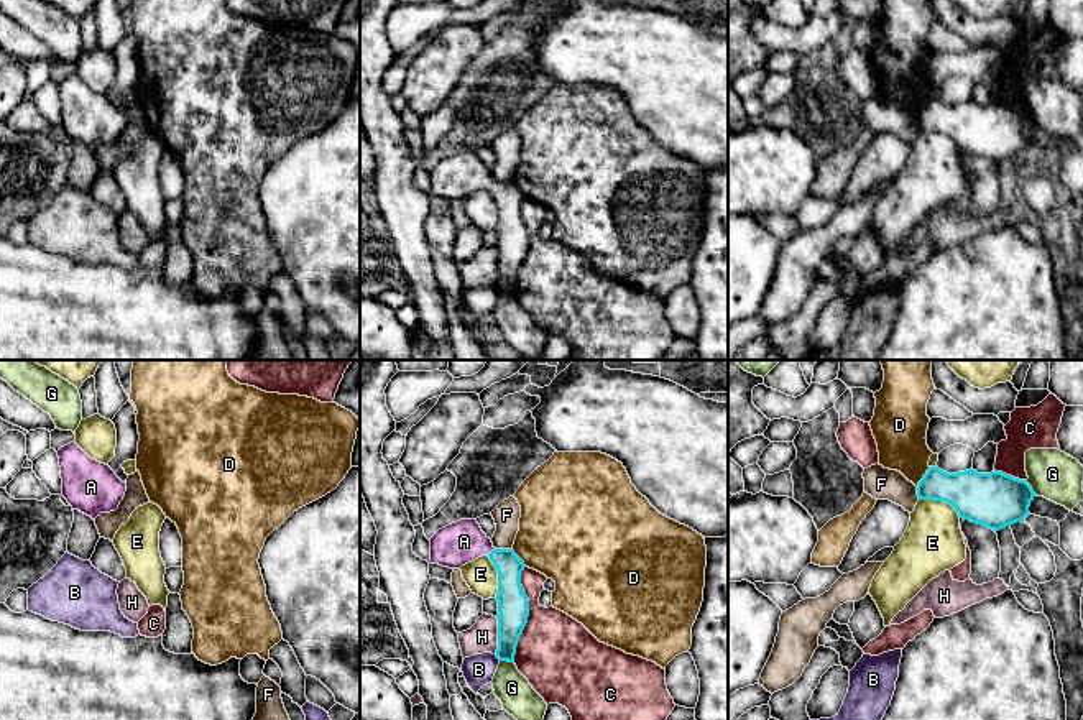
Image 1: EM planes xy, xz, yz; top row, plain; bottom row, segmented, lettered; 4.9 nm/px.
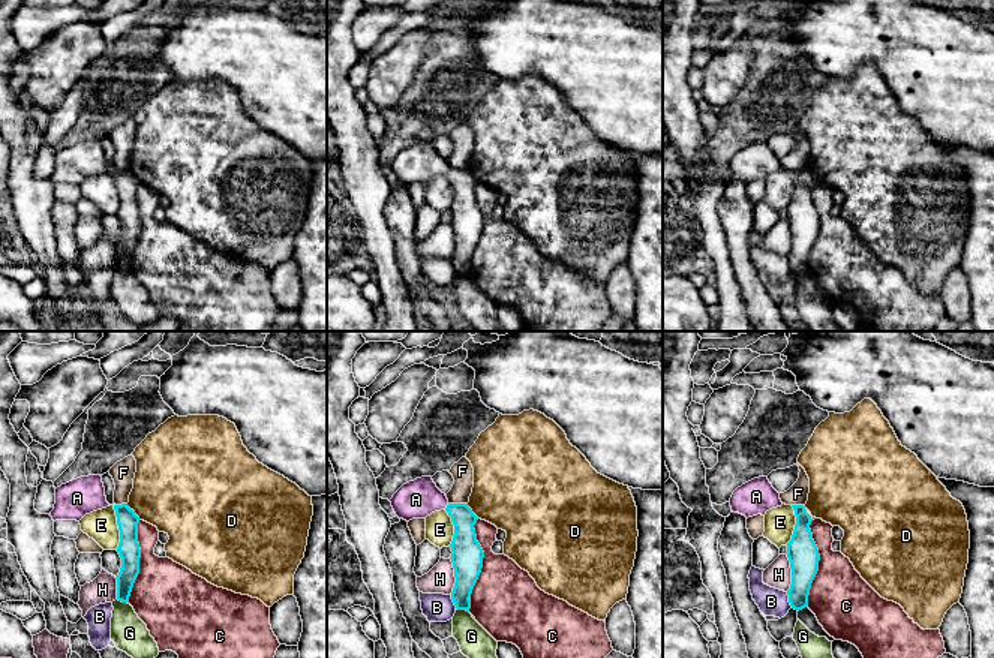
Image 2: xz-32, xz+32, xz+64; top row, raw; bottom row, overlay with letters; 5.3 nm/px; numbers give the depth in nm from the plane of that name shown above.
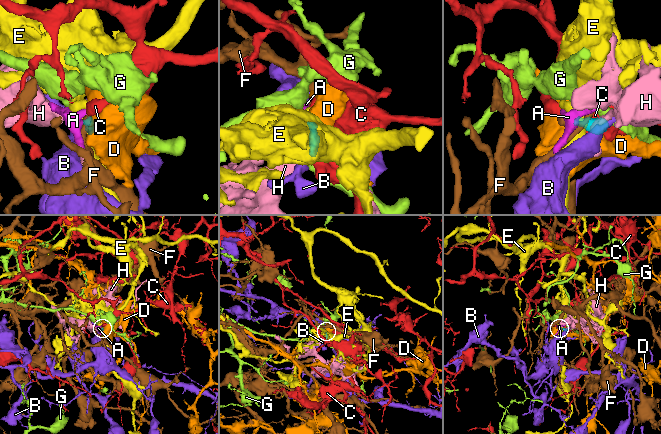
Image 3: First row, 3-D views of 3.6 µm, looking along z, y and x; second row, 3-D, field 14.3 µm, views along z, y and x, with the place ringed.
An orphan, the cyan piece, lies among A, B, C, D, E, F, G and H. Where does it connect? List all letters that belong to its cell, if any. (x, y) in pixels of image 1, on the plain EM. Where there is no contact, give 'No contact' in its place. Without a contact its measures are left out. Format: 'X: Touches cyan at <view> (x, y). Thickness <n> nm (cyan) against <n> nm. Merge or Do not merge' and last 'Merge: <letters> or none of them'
A: Touches cyan at xz (492, 183). Thickness 140 nm (cyan) against 200 nm. Merge
B: Touches cyan at xz (497, 288). Thickness 160 nm (cyan) against 150 nm. Do not merge
C: Touches cyan at xz (528, 245). Thickness 160 nm (cyan) against 380 nm. Do not merge
D: Touches cyan at yz (924, 109). Thickness 220 nm (cyan) against 240 nm. Do not merge
E: Touches cyan at yz (940, 132). Thickness 260 nm (cyan) against 300 nm. Do not merge
F: Touches cyan at xz (503, 181). Thickness 140 nm (cyan) against 130 nm. Do not merge
G: Touches cyan at xz (506, 291). Thickness 160 nm (cyan) against 170 nm. Do not merge
H: Touches cyan at xz (498, 267). Thickness 160 nm (cyan) against 150 nm. Do not merge
Merge: A

